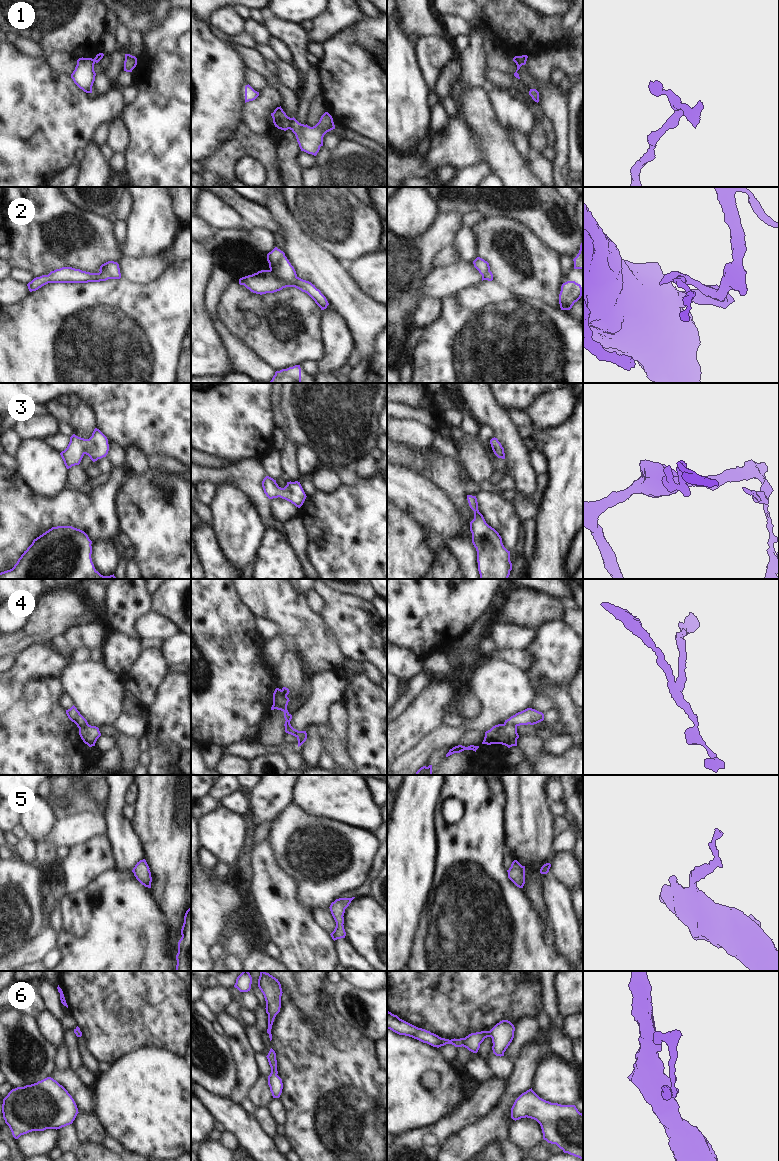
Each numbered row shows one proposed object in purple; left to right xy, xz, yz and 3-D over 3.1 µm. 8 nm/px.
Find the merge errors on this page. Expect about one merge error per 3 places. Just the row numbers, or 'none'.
1, 2, 4

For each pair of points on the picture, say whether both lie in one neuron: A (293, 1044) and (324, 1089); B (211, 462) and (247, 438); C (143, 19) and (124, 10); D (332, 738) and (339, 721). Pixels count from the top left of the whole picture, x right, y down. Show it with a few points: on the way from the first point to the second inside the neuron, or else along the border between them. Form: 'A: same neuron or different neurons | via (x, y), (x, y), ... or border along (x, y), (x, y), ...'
A: same neuron | via (304, 1055), (324, 1075), (324, 1078)
B: different neurons | border along (201, 451), (230, 463)
C: same neuron | via (138, 14), (134, 10), (129, 10)
D: different neurons | border along (327, 721), (345, 746)

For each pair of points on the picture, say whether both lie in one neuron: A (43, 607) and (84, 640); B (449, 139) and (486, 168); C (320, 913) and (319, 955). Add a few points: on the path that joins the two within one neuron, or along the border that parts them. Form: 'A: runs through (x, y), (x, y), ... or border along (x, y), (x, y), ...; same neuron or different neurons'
A: border along (93, 622), (70, 627), (59, 640); different neurons
B: border along (485, 157), (476, 164), (465, 166), (458, 170); different neurons
C: border along (310, 910), (313, 919), (329, 934); different neurons

